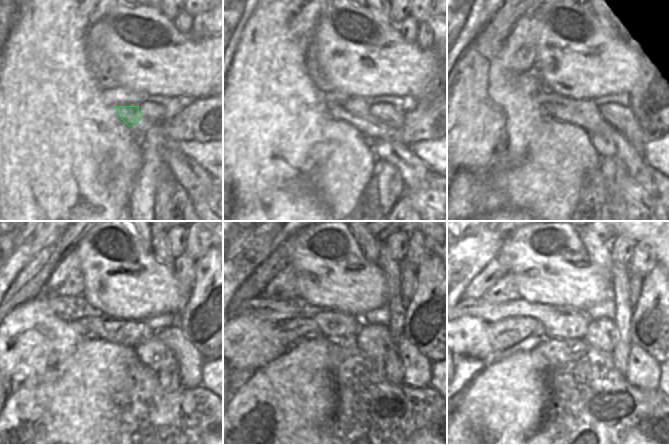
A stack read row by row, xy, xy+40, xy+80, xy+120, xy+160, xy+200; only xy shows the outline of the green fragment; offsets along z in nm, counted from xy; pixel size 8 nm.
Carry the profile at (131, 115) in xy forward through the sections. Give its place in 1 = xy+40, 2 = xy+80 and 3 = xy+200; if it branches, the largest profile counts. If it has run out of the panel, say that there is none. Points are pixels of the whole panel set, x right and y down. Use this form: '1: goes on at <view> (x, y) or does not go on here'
1: goes on at xy+40 (354, 111)
2: goes on at xy+80 (577, 112)
3: goes on at xy+200 (557, 321)

